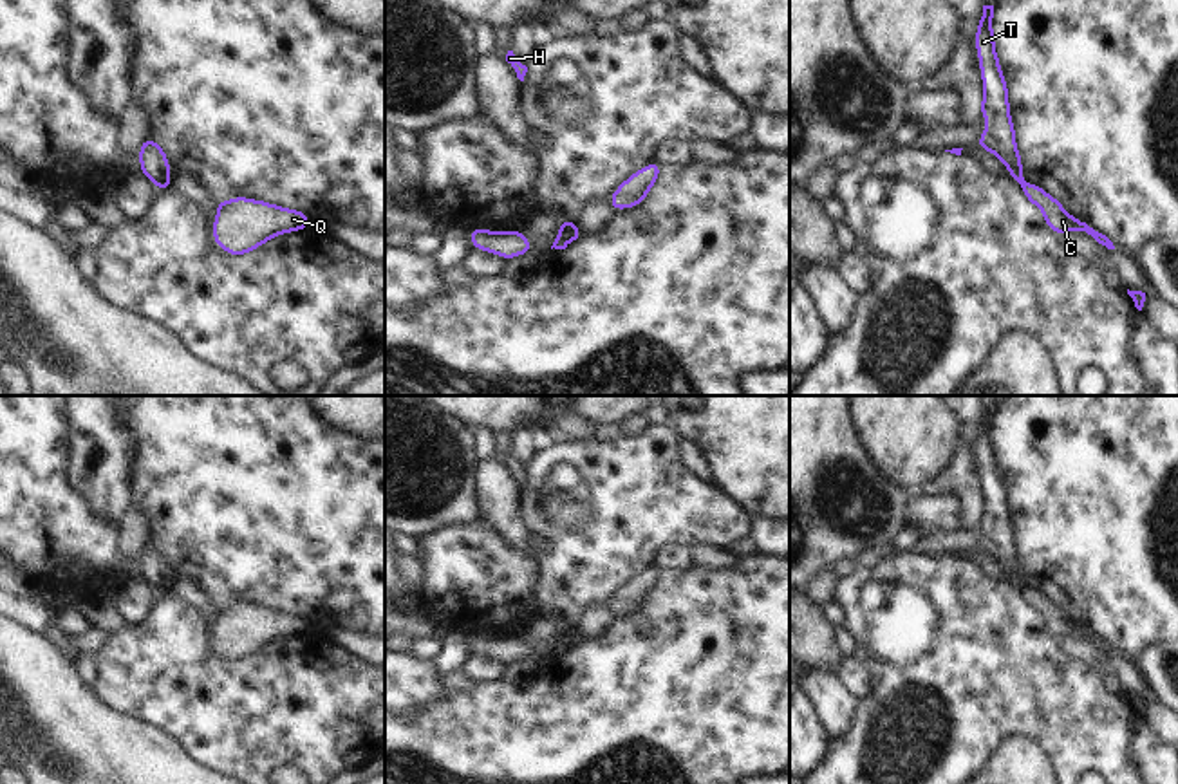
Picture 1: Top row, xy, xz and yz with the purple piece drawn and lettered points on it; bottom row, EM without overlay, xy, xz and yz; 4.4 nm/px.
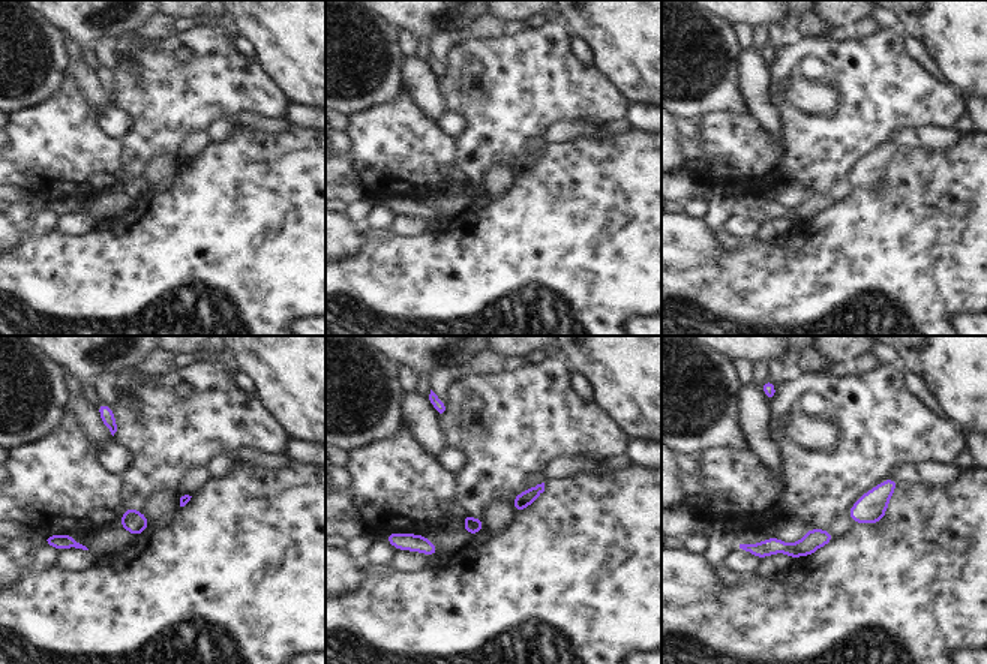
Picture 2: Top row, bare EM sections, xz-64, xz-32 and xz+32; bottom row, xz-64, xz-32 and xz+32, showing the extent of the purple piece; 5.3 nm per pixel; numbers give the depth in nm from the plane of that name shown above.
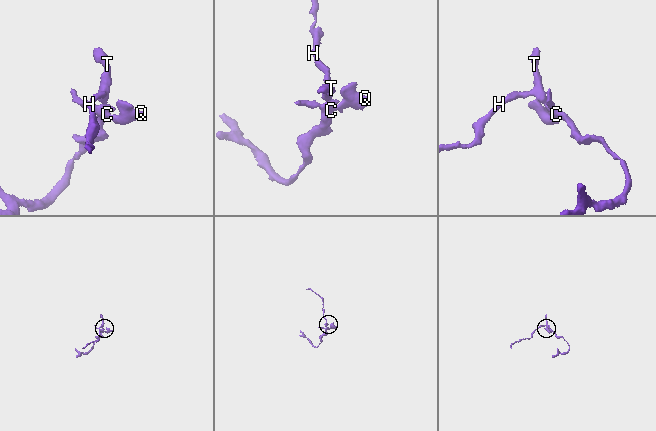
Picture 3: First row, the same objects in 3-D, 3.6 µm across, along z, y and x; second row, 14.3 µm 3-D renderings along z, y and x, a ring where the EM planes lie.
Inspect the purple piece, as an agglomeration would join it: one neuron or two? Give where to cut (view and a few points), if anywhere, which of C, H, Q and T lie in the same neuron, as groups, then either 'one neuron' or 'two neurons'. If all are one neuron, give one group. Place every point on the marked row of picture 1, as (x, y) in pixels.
yz (1025, 181), (1021, 185) | C Q / H T | two neurons

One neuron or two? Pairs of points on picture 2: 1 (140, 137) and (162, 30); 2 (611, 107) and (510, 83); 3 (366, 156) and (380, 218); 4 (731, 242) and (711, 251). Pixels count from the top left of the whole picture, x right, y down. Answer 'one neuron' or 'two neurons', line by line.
1: two neurons
2: one neuron
3: two neurons
4: two neurons

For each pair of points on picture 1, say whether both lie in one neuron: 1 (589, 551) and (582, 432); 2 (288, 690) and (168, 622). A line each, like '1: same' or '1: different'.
1: different
2: same

